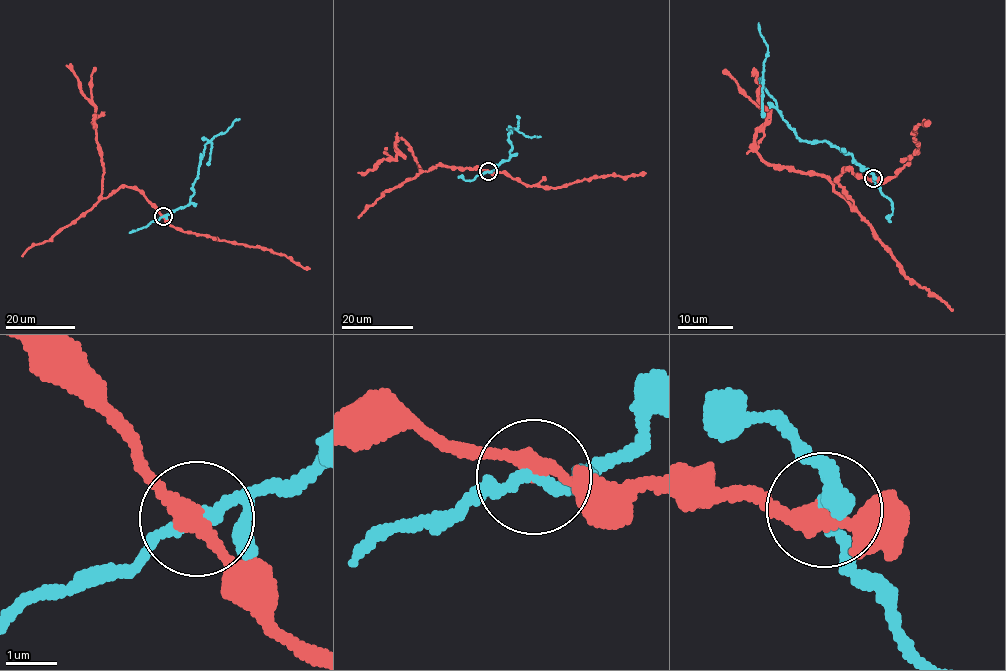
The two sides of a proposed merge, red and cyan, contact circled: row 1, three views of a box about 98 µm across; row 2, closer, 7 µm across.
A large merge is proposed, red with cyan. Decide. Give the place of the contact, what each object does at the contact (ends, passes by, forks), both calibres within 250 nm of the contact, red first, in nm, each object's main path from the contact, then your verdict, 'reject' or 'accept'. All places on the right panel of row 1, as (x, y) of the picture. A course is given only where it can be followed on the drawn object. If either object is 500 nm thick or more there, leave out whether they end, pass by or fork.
(873, 178) | red passes by | cyan forks | 280/170 nm | red via (872, 179), (844, 170), (838, 180), (853, 206), (825, 177), (765, 161), (755, 151), (767, 110), (754, 67) | cyan via (872, 179), (869, 170), (851, 154), (825, 140), (799, 140), (782, 118), (762, 84), (768, 51), (758, 23) | reject

